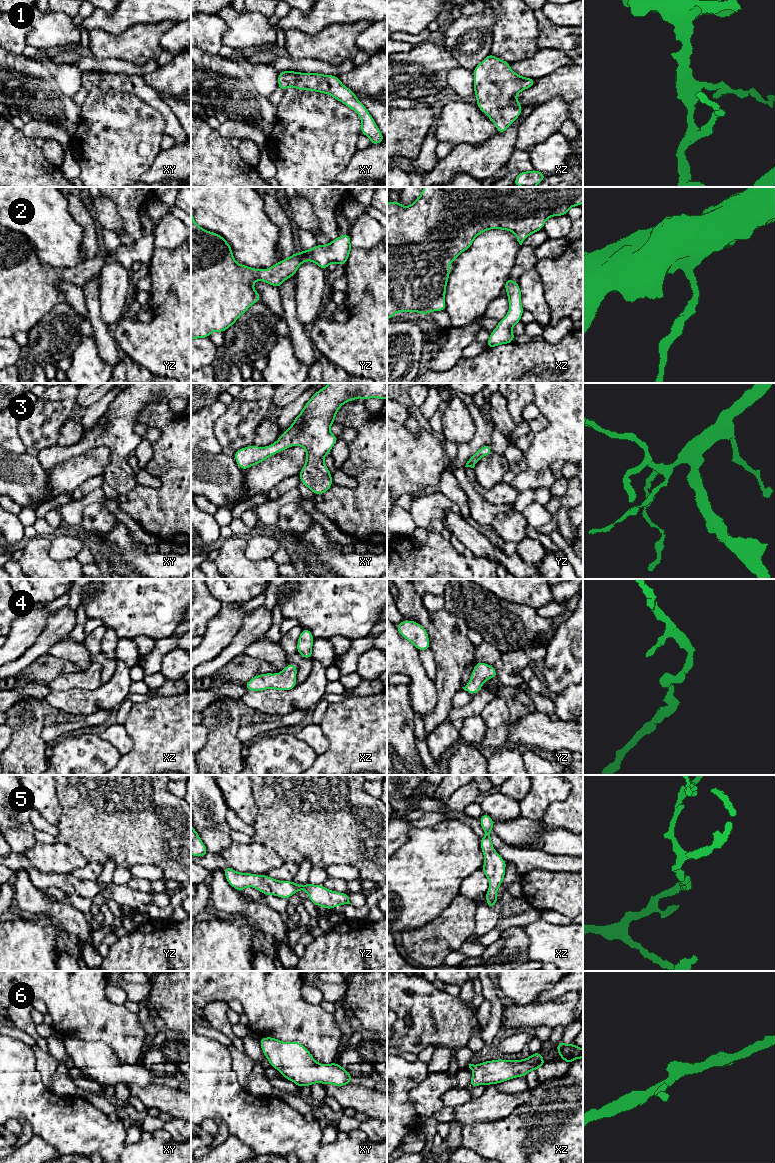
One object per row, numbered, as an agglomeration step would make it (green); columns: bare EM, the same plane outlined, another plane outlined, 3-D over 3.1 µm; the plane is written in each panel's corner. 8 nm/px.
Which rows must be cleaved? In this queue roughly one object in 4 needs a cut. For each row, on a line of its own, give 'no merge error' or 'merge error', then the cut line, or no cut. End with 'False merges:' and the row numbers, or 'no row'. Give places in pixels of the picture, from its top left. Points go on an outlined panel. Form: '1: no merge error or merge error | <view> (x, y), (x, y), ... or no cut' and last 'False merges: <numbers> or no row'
1: no merge error | no cut
2: no merge error | no cut
3: no merge error | no cut
4: no merge error | no cut
5: no merge error | no cut
6: no merge error | no cut
False merges: no row

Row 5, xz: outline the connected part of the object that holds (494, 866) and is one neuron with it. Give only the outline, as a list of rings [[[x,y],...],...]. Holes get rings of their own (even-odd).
[[[483,813],[479,821],[486,833],[486,835],[480,839],[480,846],[485,858],[482,871],[489,880],[489,890],[485,894],[487,900],[486,906],[493,908],[499,900],[497,898],[497,890],[504,880],[507,862],[495,851],[492,844],[490,832],[493,830],[493,819],[488,814]]]

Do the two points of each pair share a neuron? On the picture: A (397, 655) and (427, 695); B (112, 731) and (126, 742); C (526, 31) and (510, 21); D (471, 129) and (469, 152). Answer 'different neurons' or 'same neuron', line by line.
A: same neuron
B: same neuron
C: same neuron
D: different neurons

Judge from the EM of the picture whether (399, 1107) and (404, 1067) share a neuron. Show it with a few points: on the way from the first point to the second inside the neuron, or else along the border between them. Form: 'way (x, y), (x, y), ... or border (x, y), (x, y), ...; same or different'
way (399, 1097), (399, 1077); same

